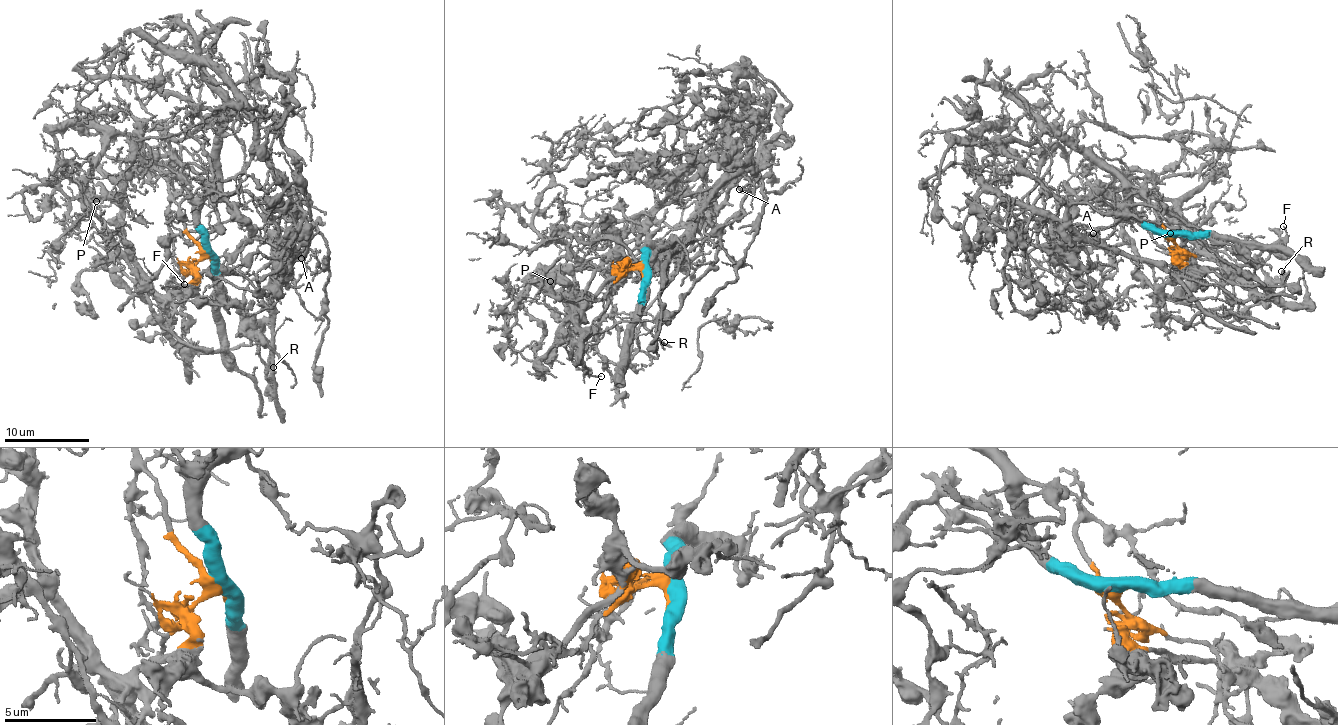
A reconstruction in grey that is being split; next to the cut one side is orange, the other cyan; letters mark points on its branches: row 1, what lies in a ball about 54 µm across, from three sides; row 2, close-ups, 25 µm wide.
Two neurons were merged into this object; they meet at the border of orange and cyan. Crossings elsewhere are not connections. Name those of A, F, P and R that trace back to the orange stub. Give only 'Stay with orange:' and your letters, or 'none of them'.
Stay with orange: A, F, P, R

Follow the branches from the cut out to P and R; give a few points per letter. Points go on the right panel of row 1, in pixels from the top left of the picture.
P: (1173, 236), (1161, 225), (1156, 191), (1146, 182), (1144, 196), (1137, 196), (1173, 205), (1159, 223), (1171, 234)
R: (1173, 236), (1179, 277), (1186, 273), (1182, 269), (1216, 272), (1248, 285), (1279, 285), (1281, 270)

